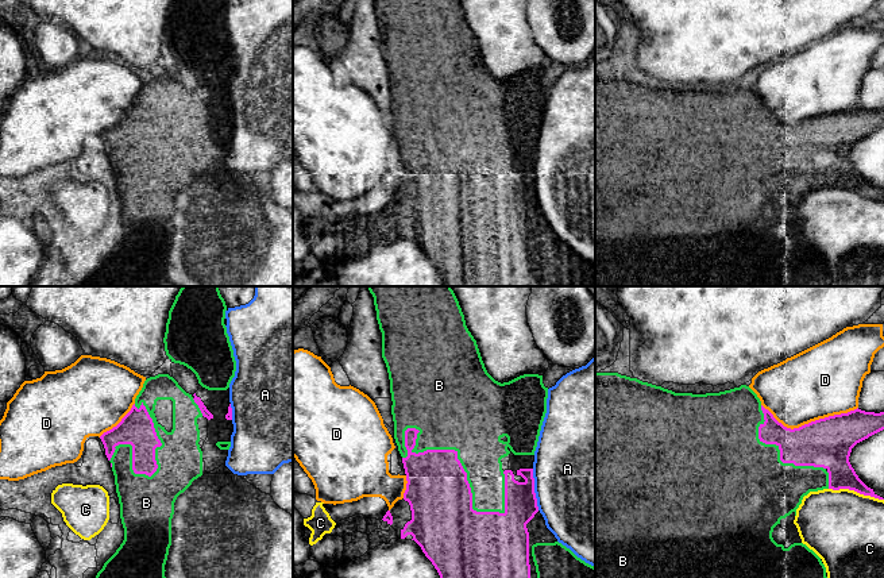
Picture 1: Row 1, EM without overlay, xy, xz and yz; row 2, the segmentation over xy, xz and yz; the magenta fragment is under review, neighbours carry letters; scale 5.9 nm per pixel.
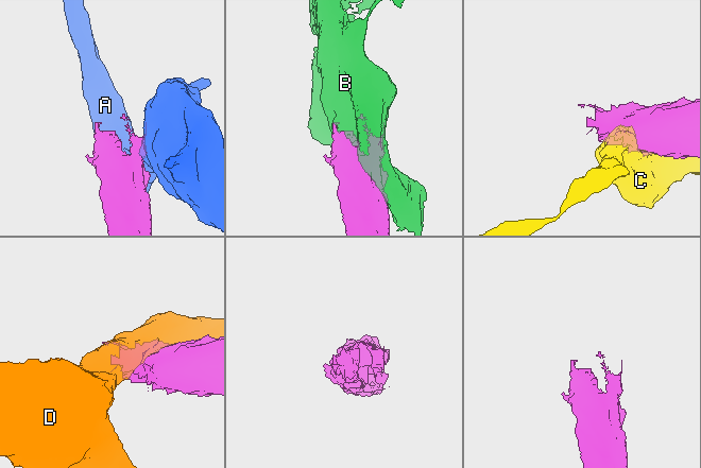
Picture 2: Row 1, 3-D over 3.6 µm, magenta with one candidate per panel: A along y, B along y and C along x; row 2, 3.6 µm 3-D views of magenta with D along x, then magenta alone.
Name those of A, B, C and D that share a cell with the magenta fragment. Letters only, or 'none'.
B

